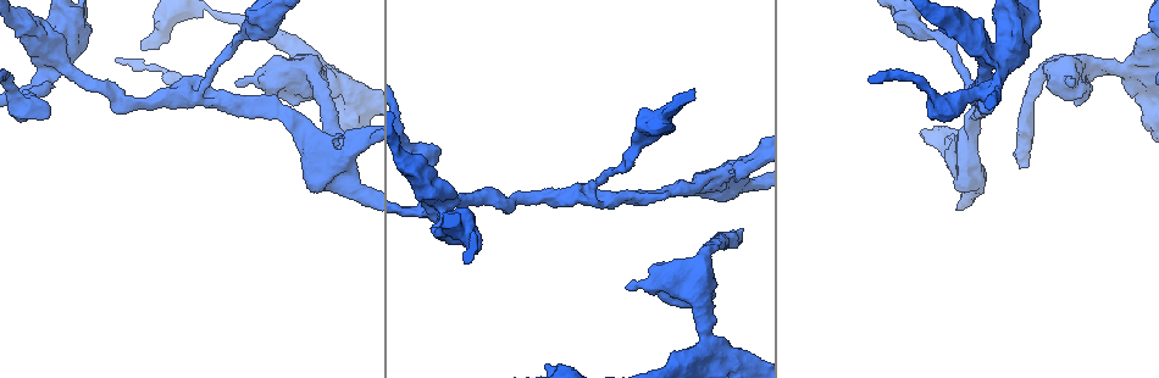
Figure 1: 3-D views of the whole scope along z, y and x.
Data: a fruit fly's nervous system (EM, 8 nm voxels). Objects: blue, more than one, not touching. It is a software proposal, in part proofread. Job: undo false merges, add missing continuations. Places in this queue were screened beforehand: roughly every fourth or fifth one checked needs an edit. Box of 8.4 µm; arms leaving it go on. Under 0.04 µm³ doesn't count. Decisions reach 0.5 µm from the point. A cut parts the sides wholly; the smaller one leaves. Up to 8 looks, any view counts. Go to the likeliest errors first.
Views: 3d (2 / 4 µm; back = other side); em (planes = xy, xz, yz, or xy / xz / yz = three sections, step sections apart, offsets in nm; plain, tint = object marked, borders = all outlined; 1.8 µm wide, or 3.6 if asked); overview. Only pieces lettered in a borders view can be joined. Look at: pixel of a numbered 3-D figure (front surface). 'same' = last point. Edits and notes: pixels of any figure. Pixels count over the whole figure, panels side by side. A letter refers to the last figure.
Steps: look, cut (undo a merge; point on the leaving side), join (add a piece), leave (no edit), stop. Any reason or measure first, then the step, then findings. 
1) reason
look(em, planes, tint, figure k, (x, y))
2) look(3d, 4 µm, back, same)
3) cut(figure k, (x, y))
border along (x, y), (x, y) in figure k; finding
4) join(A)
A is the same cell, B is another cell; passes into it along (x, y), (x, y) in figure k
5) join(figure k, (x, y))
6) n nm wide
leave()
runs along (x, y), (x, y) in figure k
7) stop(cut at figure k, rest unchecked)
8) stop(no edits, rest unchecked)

two arms at a narrow angle
look(em, xz, step 16, tint, figure 1, (996, 61))

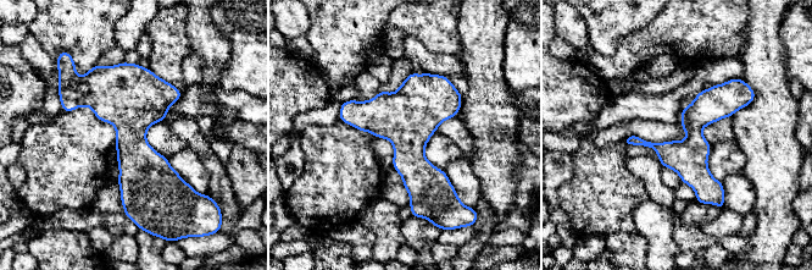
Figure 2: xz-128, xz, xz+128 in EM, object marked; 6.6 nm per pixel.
see the neighbours
look(em, xz, step 16, borders, same)

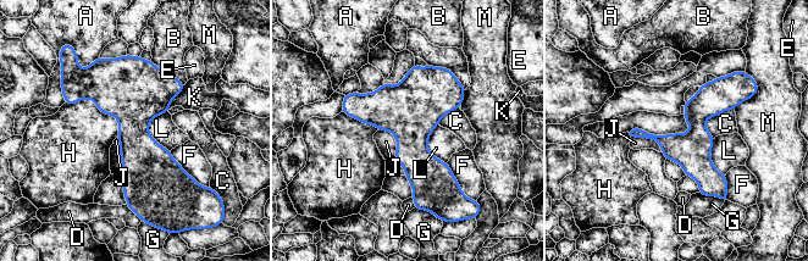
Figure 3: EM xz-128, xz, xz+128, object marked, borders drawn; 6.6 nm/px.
leave()
A, B, C, D, E, F, G, H, J, K, L and M are other cells; border along (378, 129), (396, 138), (394, 159) in figure 3; all the same cell

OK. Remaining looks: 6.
thick turns thin
look(3d, 4 µm, back, figure 1, (302, 128))

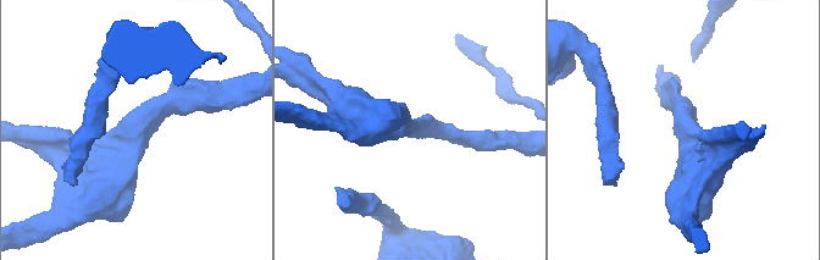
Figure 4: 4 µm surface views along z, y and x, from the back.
shape alone is not enough
look(em, planes, borders, figure 4, (133, 128))

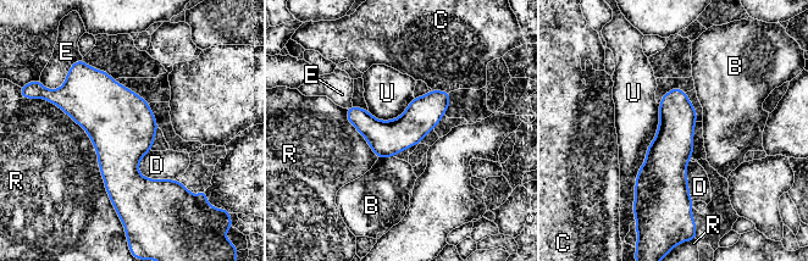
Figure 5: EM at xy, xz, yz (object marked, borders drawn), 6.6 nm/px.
leave()
B, C, D, E, R and U are other cells; border along (659, 104), (632, 205) in figure 5; all the same cell

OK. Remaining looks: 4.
sharp bend
look(em, yz, step 8, borders, figure 1, (586, 194))

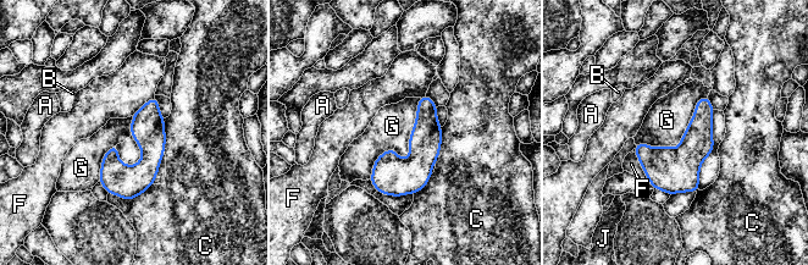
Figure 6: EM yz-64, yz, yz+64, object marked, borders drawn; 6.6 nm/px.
look(em, planes, borders, same)

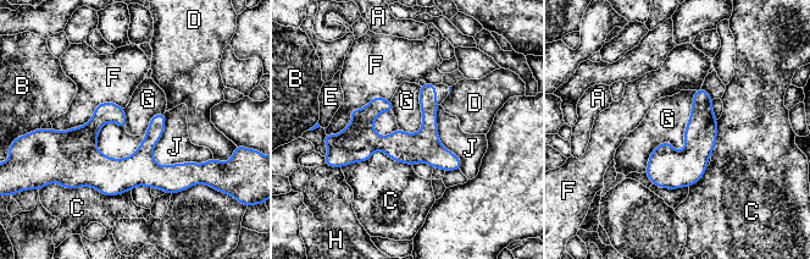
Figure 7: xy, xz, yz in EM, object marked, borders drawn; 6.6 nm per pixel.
120 nm wide
leave()
A, B, C, D, E, F, G, H and J are other cells; border along (420, 86), (421, 127), (408, 133) in figure 7; one cell here

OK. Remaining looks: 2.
stop(no edits, rest unchecked)

